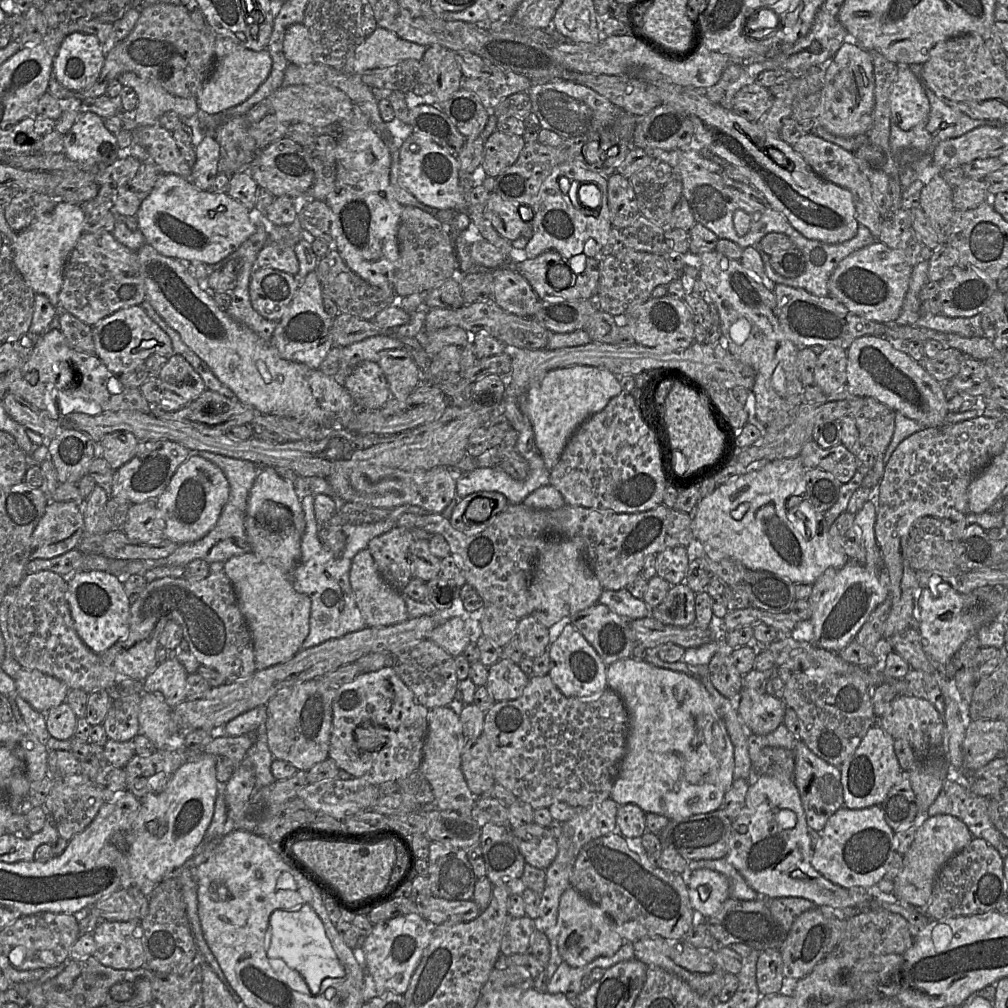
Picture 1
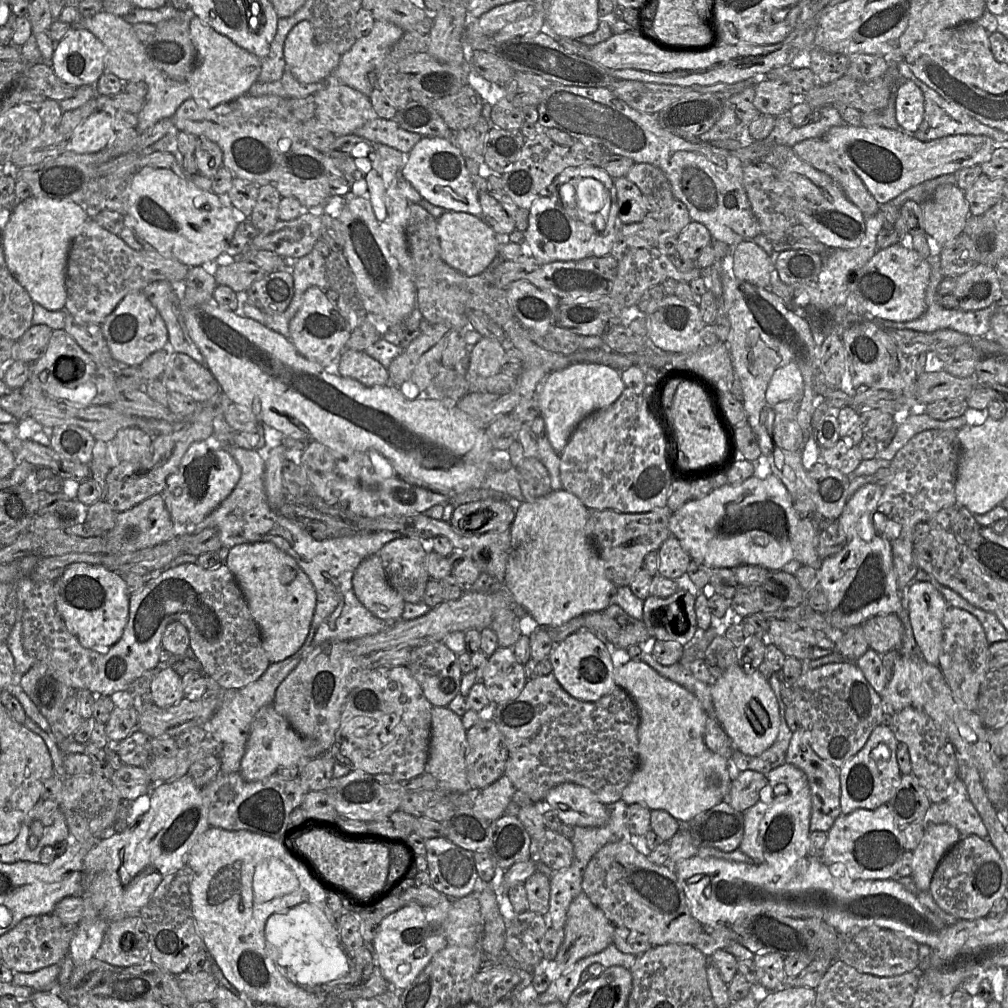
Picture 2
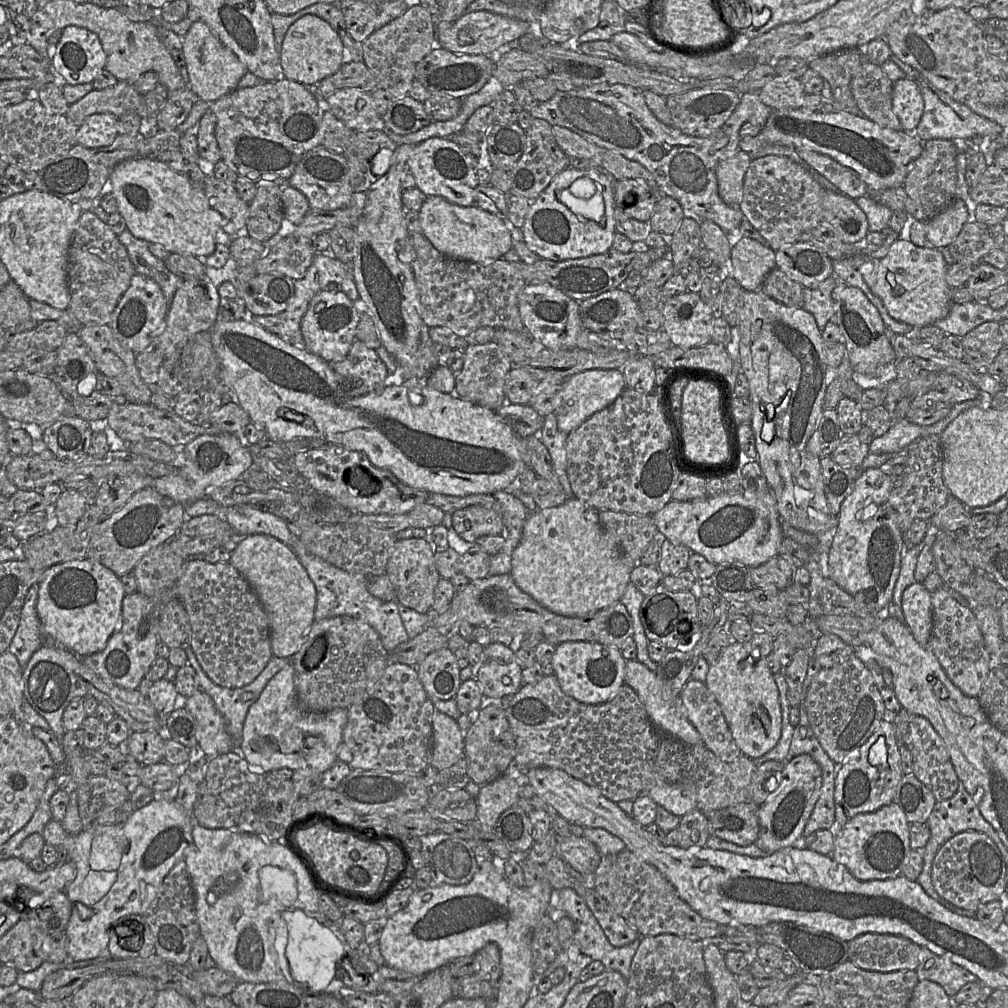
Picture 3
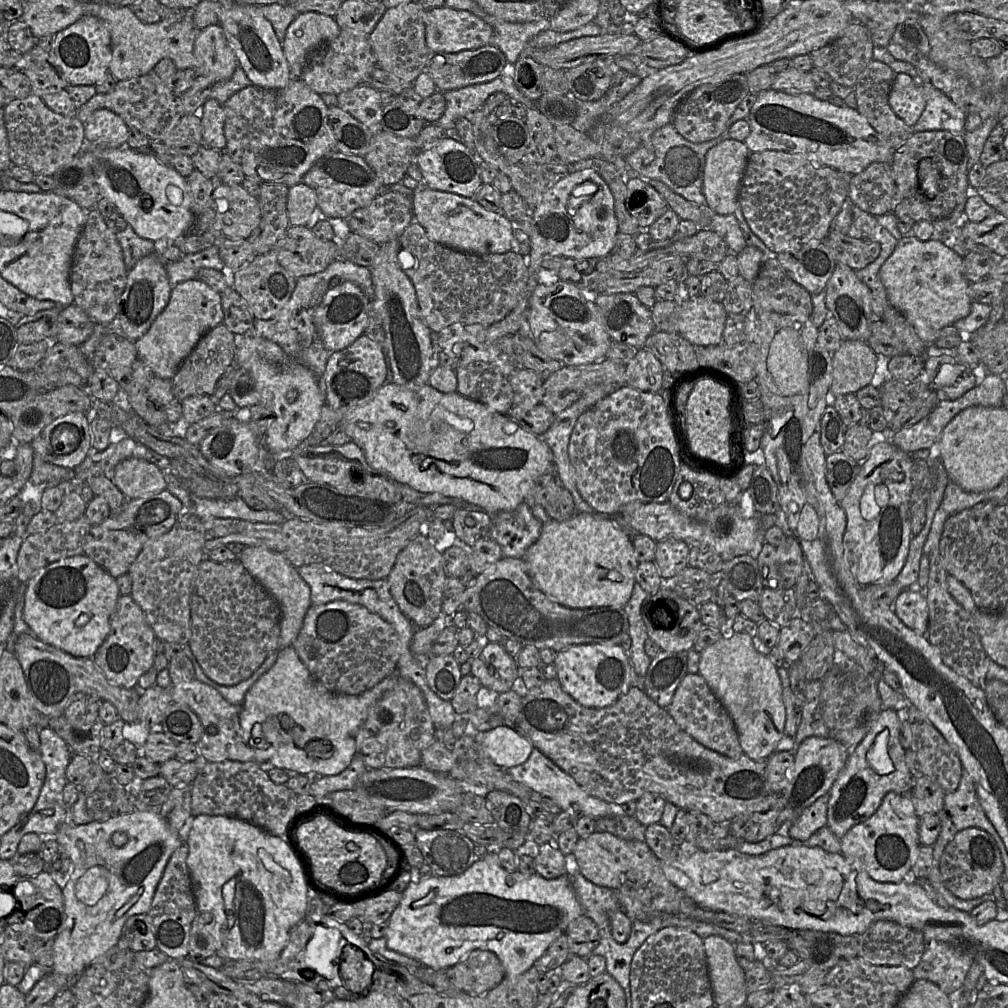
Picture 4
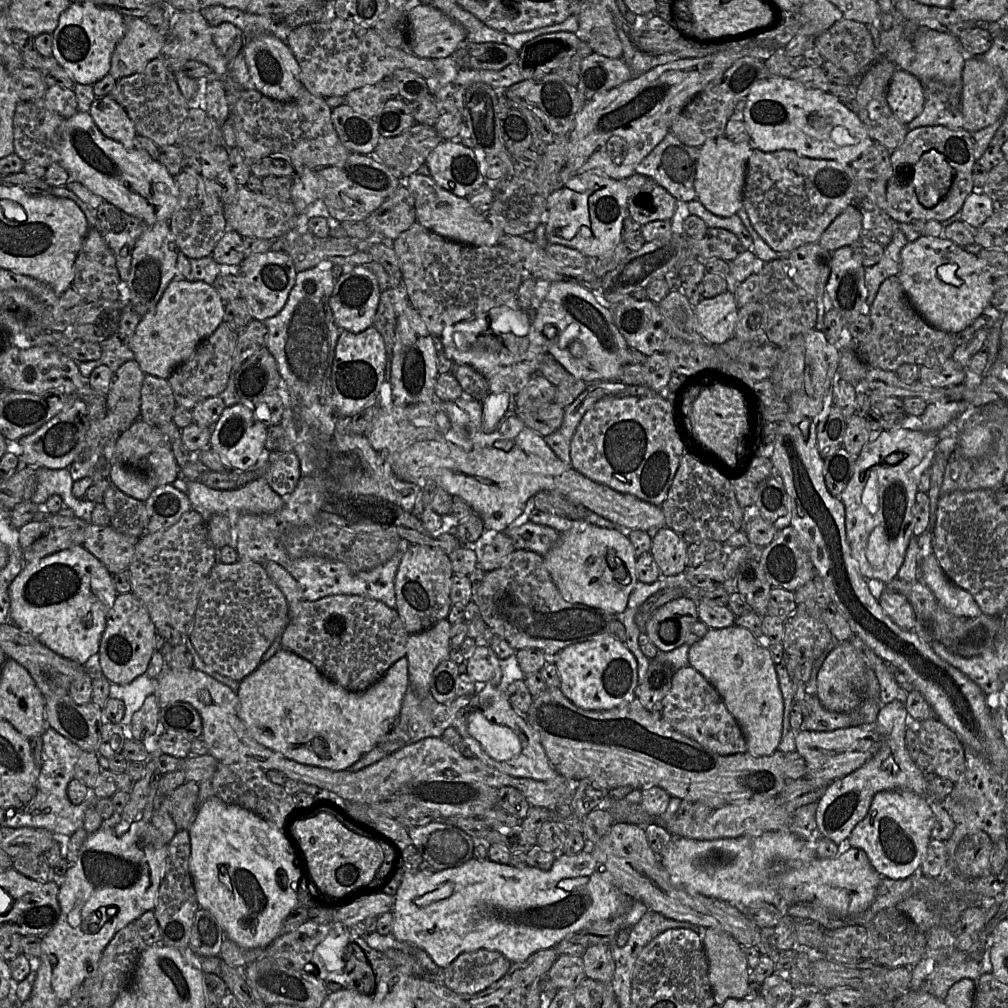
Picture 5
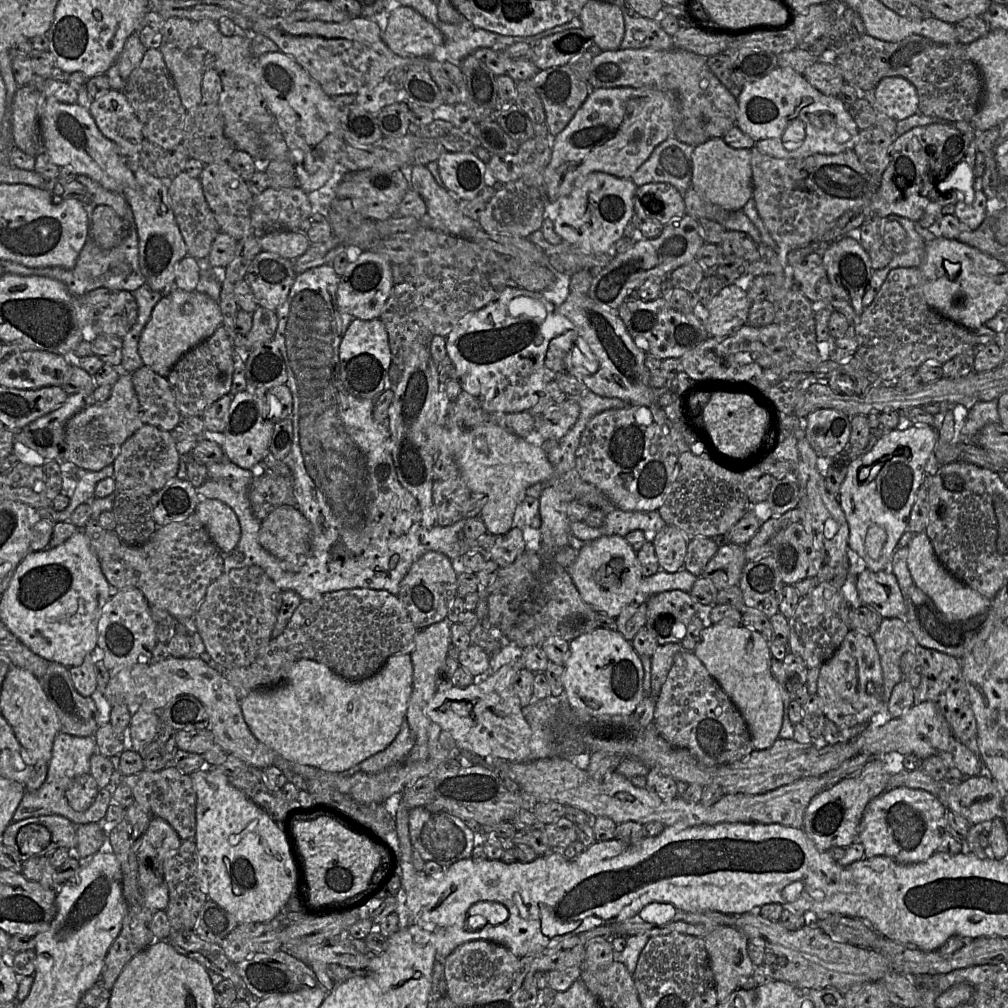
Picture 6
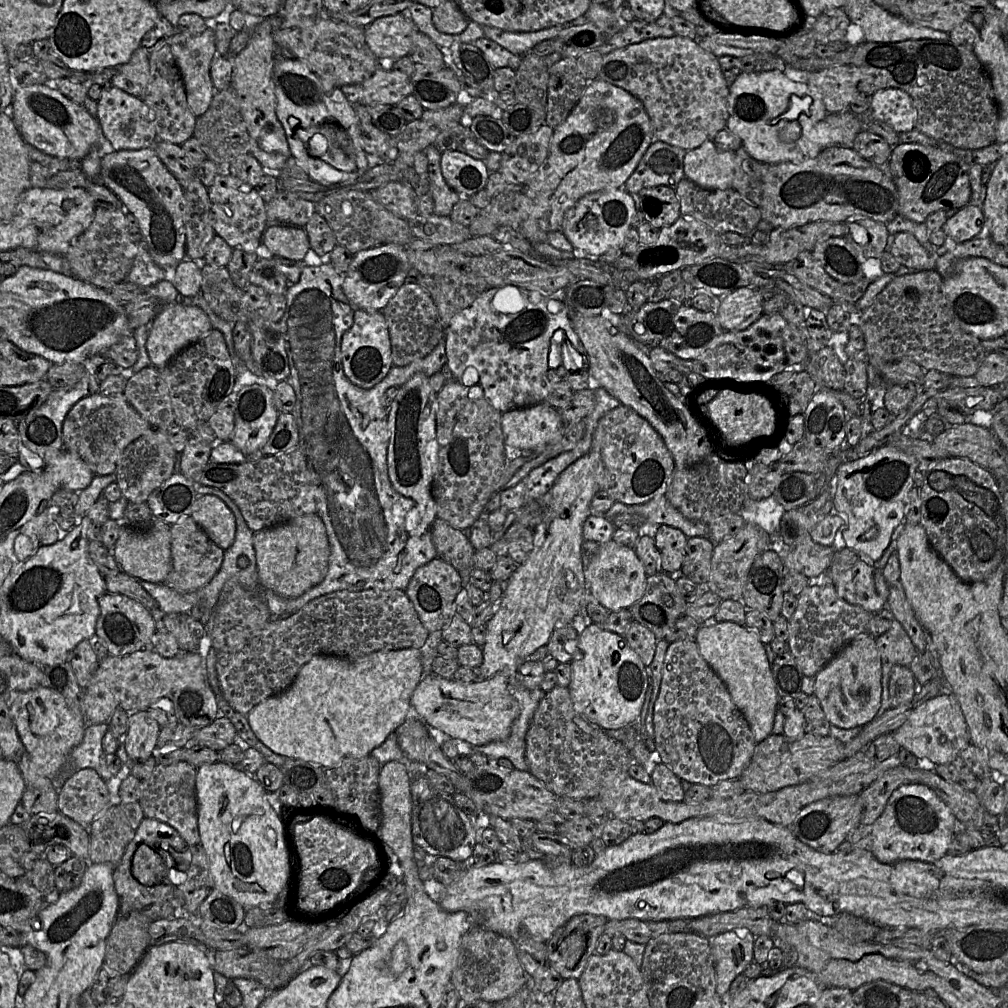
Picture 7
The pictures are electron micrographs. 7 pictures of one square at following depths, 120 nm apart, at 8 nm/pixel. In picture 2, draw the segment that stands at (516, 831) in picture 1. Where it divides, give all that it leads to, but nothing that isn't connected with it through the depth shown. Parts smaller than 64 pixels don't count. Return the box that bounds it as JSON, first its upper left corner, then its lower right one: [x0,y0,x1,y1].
[531,828,574,871]

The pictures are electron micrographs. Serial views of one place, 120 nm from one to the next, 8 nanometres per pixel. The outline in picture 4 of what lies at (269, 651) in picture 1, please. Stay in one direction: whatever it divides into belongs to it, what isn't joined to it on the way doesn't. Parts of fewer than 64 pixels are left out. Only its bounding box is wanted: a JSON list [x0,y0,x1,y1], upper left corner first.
[238,546,312,648]

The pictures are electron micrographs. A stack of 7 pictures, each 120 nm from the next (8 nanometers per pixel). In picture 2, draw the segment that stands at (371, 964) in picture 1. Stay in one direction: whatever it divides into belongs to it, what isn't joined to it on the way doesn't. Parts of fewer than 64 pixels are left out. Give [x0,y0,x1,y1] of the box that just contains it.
[372,876,486,991]

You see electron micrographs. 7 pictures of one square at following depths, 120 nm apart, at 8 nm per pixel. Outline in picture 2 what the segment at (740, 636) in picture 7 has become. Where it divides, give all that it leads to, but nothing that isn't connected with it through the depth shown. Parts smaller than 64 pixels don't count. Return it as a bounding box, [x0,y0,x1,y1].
[711,662,780,756]

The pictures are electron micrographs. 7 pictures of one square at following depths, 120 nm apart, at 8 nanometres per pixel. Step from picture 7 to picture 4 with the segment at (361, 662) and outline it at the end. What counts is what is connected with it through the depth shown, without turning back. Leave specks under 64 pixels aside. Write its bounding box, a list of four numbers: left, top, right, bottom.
[240,646,399,777]

